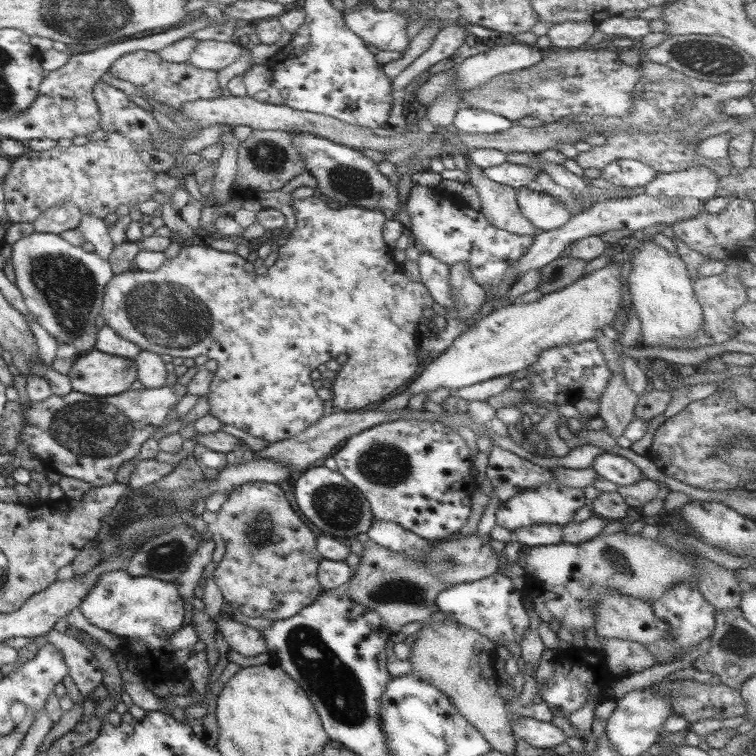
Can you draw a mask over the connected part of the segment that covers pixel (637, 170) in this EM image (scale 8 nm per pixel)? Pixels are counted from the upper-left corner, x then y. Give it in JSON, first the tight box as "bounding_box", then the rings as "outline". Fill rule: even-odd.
{"bounding_box":[600,159,655,188],"outline":[[[617,159],[607,164],[602,170],[600,177],[610,182],[612,186],[629,188],[645,187],[655,177],[652,169],[645,164],[630,159]]]}

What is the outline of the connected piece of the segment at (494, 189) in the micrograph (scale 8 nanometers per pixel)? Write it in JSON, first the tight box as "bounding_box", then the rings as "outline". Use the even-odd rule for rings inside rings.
{"bounding_box":[467,161,537,237],"outline":[[[470,161],[467,166],[467,180],[479,196],[483,217],[496,228],[520,236],[533,237],[537,231],[521,215],[516,204],[516,190],[484,178],[482,170],[471,165]]]}

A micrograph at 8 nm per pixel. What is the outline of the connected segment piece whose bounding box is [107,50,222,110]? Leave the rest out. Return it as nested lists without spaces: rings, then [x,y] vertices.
[[[138,50],[127,53],[115,59],[107,71],[113,78],[125,80],[136,86],[147,98],[171,106],[175,110],[179,109],[183,102],[222,96],[216,71],[201,70],[188,62],[179,64],[165,62],[156,52]]]

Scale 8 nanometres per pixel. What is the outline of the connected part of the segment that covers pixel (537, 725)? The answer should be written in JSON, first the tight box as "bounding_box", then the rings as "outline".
{"bounding_box":[510,718,565,749],"outline":[[[520,718],[510,724],[513,738],[523,739],[537,748],[553,749],[557,744],[565,742],[565,733],[550,722],[540,722],[533,718]]]}

